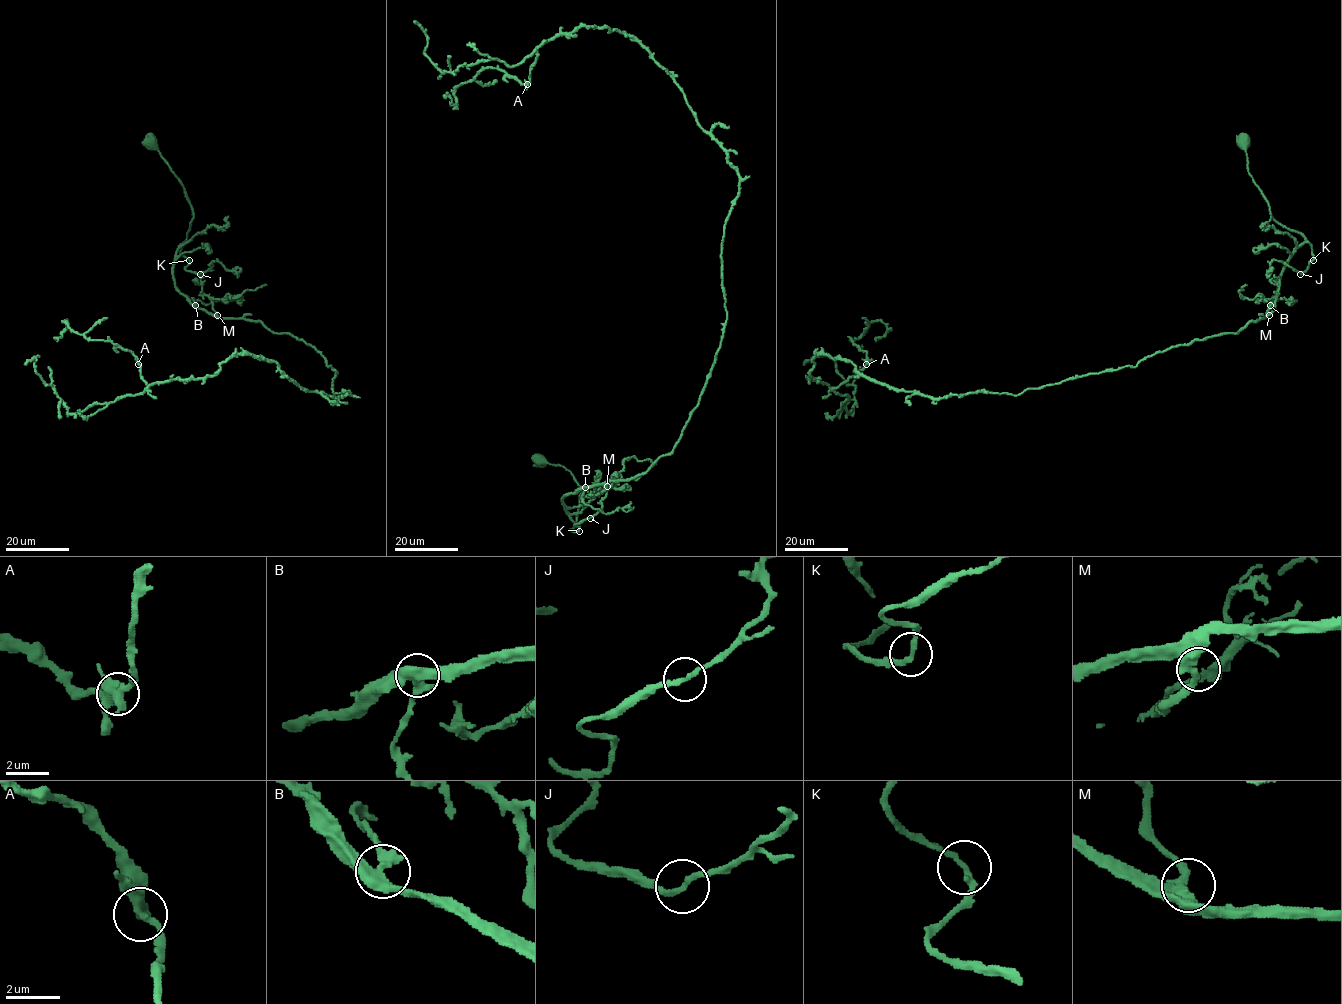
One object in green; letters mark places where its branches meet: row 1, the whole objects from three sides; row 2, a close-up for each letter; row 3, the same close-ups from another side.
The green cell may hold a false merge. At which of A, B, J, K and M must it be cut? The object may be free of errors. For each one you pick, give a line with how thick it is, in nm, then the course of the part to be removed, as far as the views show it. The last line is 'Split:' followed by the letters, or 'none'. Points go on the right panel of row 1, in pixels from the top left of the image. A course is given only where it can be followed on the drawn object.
Split: none

